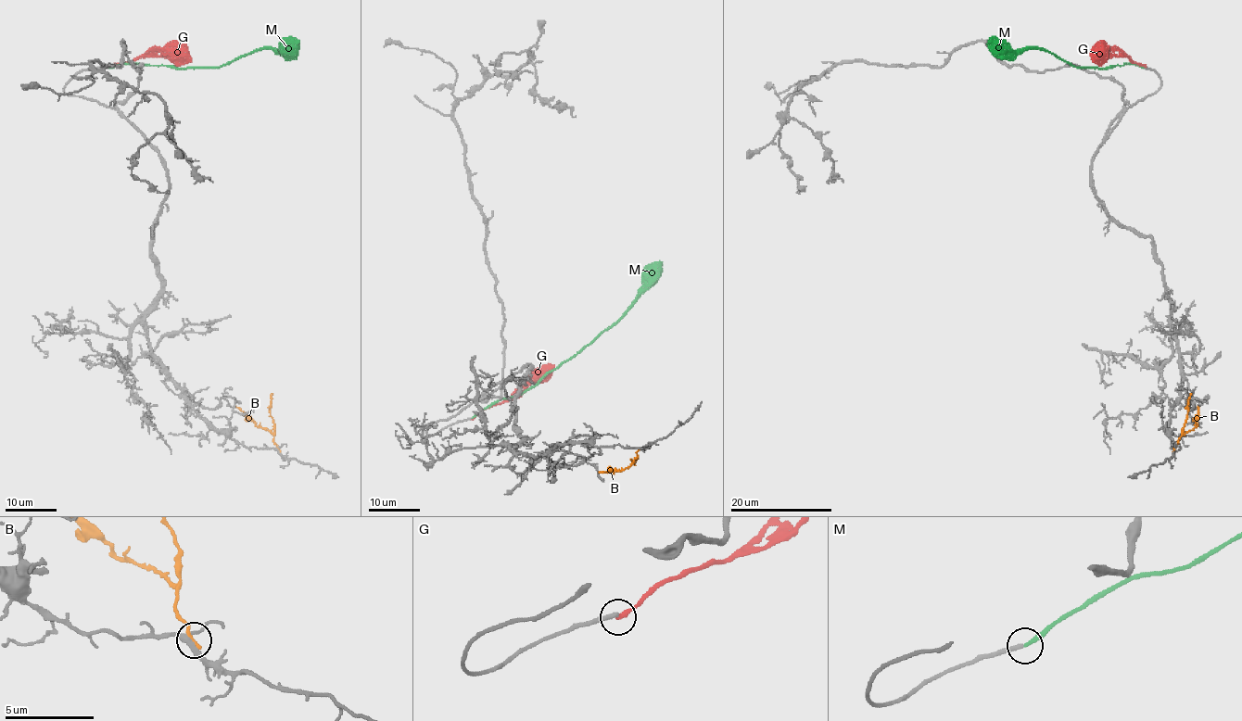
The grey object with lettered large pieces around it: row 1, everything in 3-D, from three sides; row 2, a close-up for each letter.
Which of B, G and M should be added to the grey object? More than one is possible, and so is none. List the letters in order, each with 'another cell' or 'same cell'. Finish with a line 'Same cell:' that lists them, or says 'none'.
B: another cell
G: another cell
M: same cell
Same cell: M

